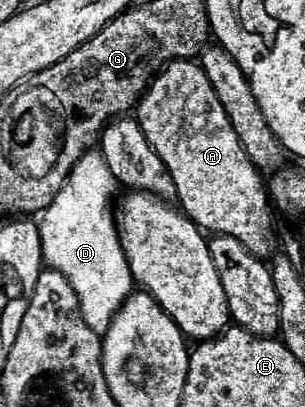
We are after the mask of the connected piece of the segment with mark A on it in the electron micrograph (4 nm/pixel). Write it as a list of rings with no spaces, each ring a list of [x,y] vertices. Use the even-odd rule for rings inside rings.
[[[194,59],[164,64],[137,101],[136,118],[172,177],[182,212],[207,234],[232,235],[252,255],[269,258],[272,205],[263,174],[248,159],[201,64]]]

